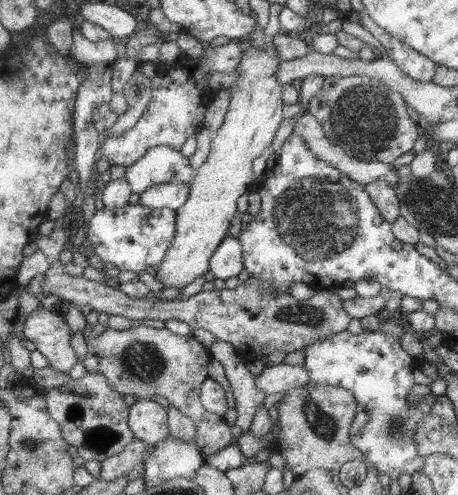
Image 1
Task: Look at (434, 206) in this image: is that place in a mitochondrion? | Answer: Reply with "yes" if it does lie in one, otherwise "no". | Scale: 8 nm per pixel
yes

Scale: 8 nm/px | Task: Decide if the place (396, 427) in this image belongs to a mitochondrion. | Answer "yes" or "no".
yes

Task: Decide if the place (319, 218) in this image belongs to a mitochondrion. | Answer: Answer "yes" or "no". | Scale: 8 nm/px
yes

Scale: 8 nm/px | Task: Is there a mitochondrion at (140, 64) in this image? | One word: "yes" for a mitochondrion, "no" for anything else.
no

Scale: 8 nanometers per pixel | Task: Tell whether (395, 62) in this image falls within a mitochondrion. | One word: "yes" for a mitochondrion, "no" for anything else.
no

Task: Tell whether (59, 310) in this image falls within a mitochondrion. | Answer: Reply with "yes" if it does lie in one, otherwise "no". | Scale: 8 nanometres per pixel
no

